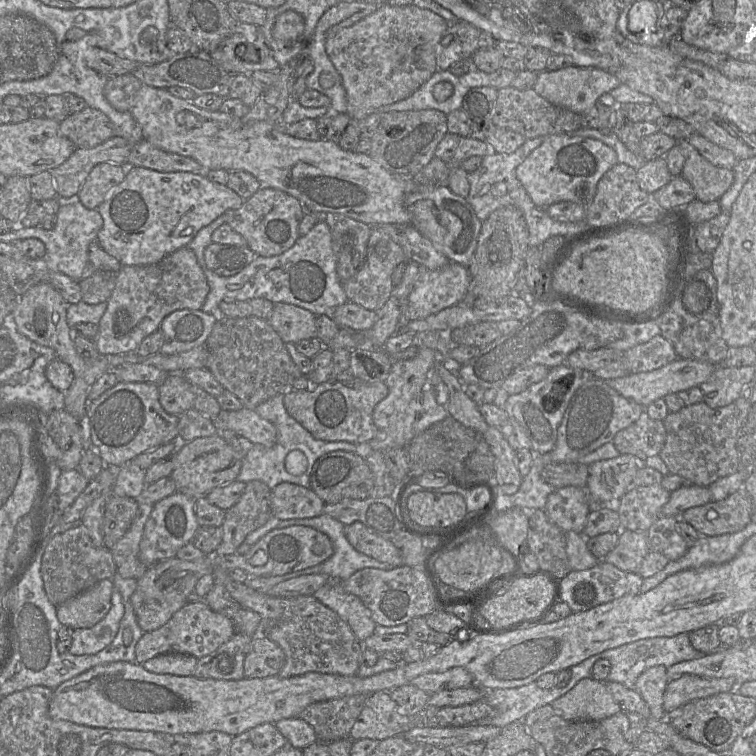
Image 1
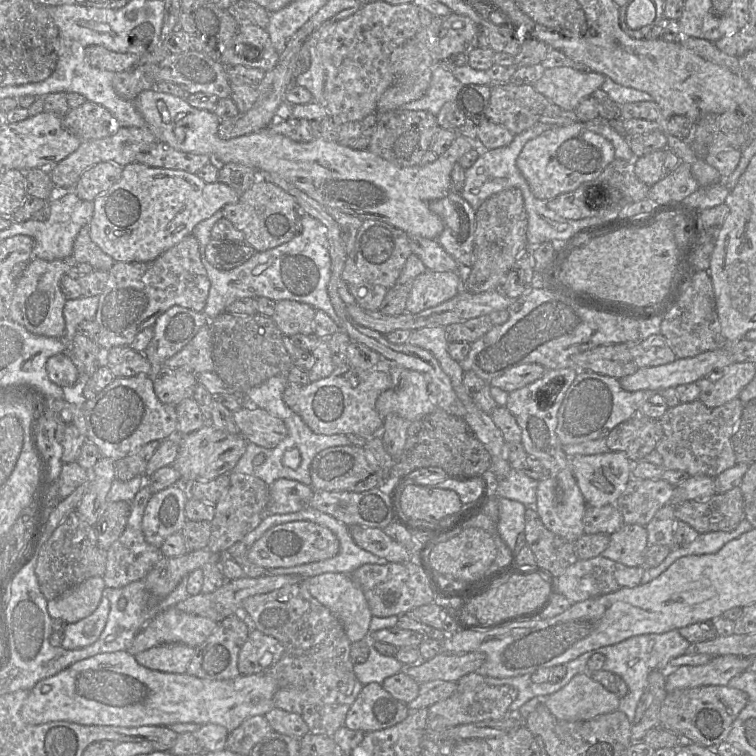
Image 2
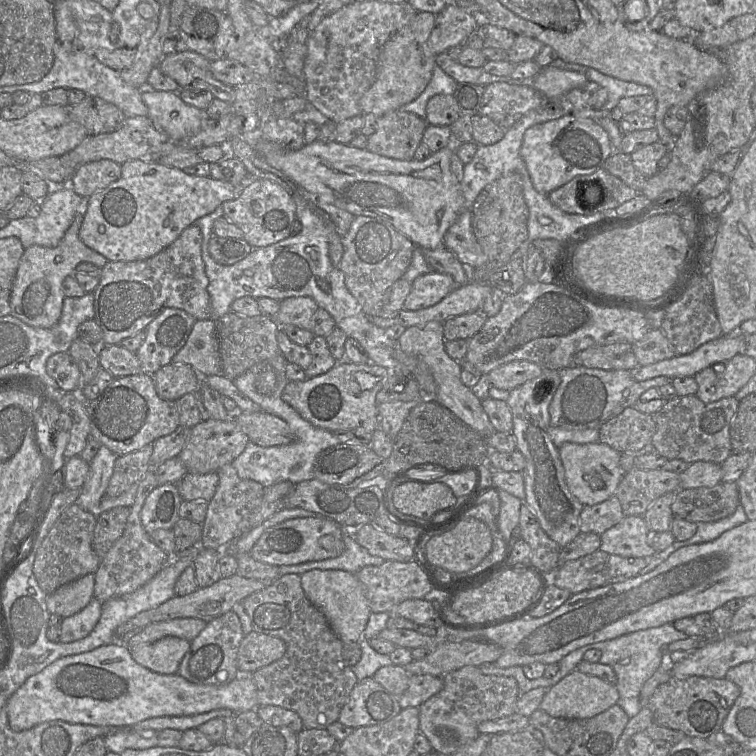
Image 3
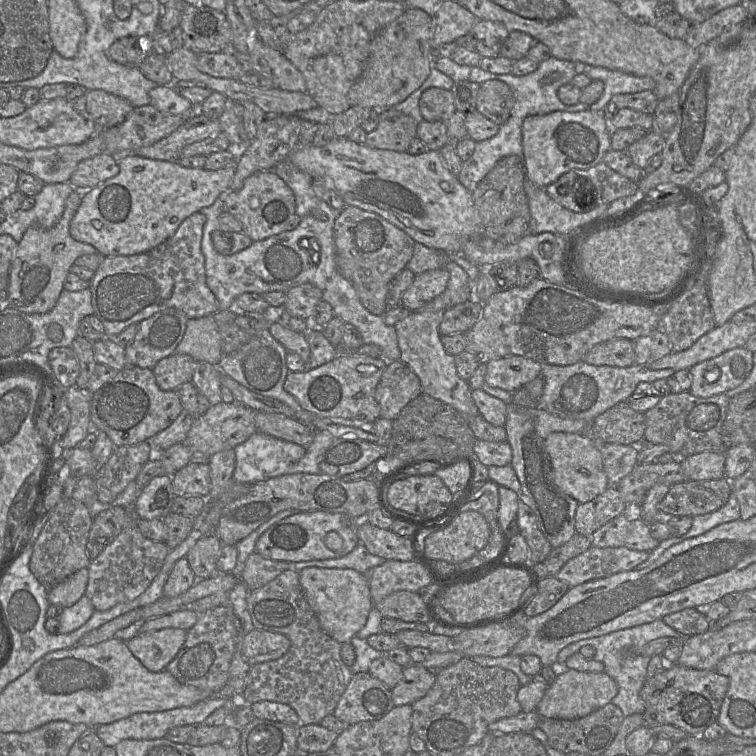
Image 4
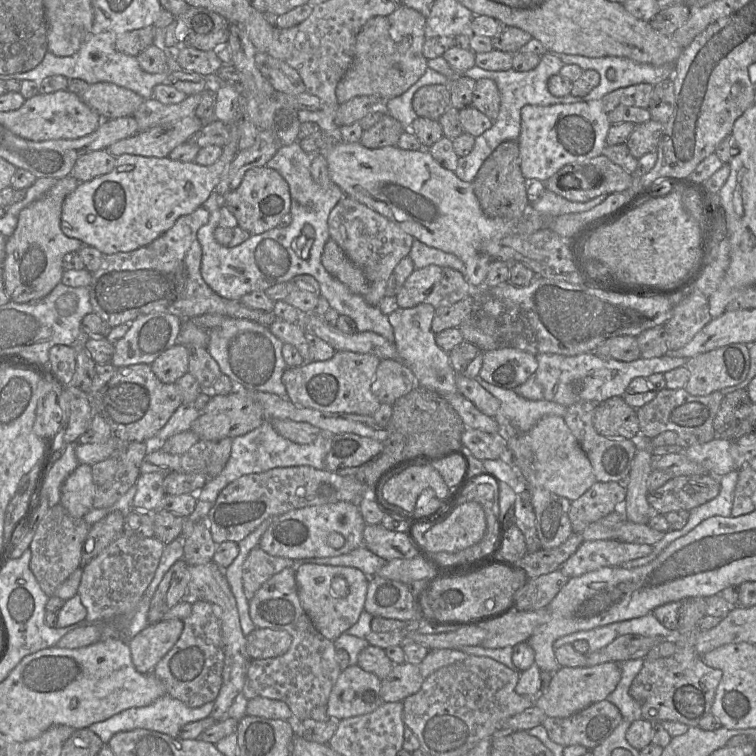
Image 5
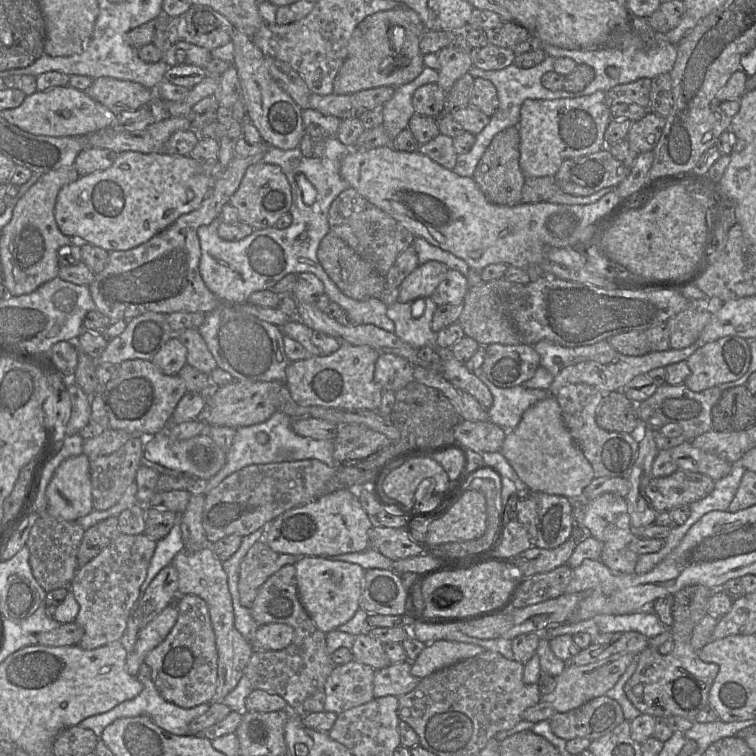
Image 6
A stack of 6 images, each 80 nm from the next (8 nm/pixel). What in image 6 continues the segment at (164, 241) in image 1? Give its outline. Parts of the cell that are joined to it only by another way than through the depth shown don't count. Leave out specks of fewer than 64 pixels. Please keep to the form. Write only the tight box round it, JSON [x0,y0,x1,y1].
[54,151,214,252]

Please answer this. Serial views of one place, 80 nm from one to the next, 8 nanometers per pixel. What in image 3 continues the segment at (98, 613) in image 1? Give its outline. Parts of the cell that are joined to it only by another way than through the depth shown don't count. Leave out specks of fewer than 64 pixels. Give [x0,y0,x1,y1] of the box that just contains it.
[46,573,94,618]

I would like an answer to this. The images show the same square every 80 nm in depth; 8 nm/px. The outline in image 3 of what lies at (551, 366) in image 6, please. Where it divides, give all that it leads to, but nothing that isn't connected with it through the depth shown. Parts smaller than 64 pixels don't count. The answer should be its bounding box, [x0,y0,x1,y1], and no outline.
[549,365,671,431]

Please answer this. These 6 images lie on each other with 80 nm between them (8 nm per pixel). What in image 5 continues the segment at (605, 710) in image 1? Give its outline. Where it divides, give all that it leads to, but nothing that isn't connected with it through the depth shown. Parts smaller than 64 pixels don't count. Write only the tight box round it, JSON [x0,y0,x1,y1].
[535,661,620,717]

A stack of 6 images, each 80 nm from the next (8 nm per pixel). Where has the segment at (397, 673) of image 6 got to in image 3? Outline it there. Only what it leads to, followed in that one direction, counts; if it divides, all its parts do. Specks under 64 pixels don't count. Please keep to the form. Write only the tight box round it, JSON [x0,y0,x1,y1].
[398,674,444,709]

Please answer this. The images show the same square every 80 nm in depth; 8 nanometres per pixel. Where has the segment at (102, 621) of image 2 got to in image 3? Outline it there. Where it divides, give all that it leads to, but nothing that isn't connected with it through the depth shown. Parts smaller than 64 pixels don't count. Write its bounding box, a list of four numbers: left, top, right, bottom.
[59,597,102,643]

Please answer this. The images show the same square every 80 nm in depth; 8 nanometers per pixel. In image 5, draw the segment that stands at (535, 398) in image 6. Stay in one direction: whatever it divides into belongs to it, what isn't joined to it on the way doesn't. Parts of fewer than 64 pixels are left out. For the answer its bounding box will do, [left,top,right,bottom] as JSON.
[476,375,566,438]

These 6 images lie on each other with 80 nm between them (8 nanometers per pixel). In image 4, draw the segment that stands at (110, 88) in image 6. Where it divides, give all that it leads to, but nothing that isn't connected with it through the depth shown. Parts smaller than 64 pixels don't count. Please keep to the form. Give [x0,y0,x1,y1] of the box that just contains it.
[72,89,134,131]

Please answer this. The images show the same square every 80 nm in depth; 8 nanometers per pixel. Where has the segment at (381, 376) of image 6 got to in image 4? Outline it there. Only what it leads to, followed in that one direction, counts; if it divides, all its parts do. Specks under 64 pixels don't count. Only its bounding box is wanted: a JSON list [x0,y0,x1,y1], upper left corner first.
[376,362,421,421]

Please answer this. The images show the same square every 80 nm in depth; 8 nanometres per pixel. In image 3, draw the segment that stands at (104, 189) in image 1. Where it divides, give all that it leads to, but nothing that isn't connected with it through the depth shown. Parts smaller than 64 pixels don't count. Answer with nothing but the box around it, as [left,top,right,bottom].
[67,159,121,198]

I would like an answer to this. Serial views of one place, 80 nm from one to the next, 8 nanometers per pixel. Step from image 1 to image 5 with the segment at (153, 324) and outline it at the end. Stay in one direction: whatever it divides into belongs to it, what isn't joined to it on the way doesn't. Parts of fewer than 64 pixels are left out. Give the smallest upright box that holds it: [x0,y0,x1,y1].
[89,206,276,328]

